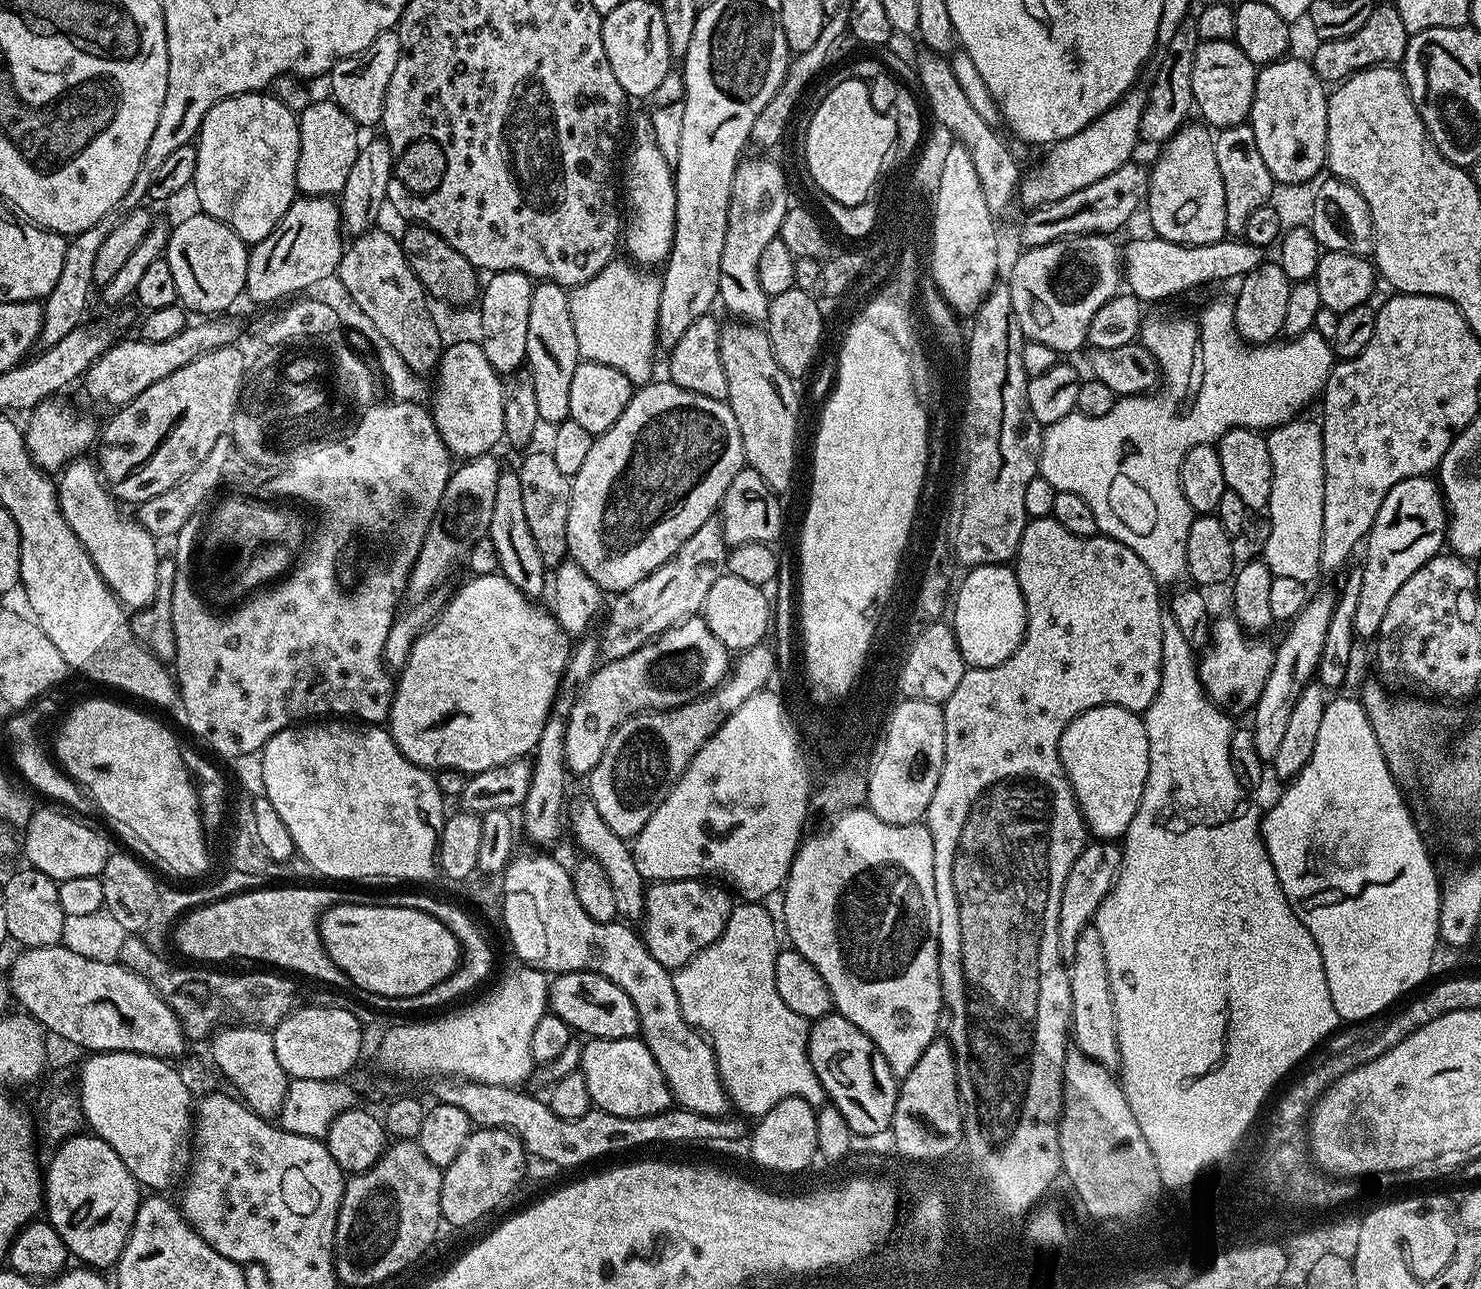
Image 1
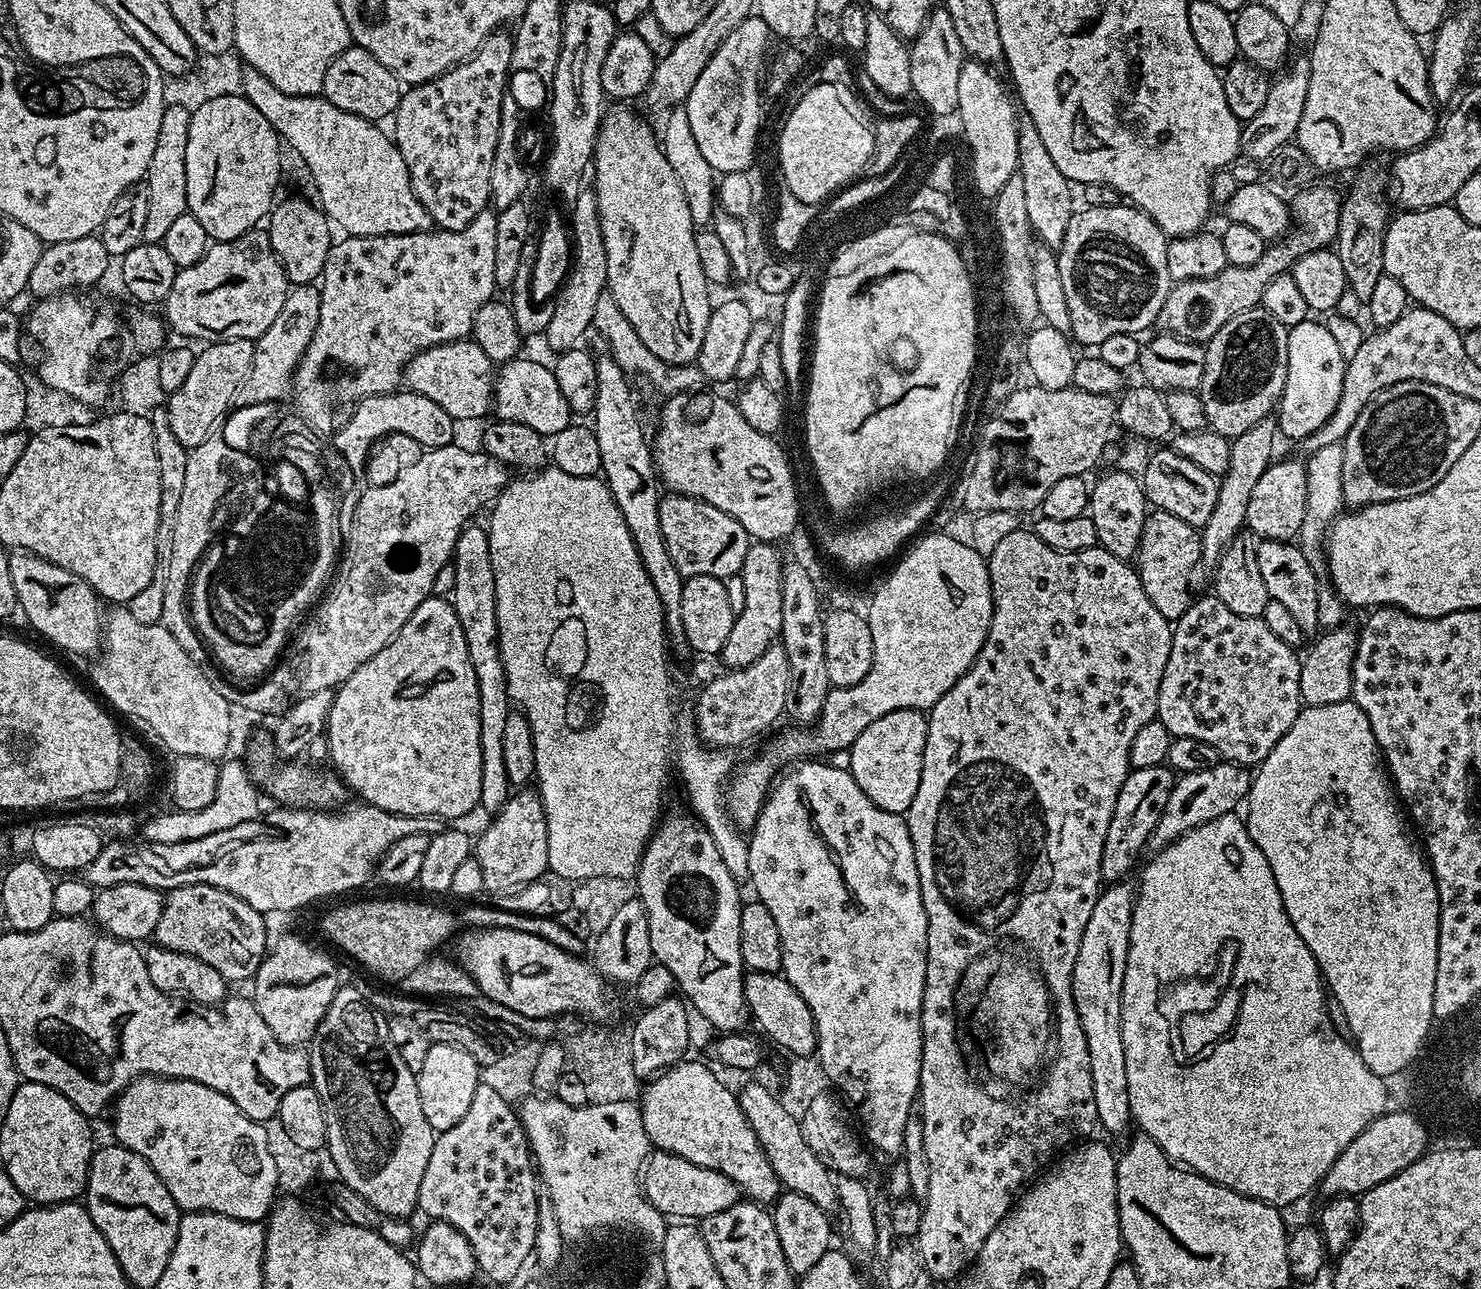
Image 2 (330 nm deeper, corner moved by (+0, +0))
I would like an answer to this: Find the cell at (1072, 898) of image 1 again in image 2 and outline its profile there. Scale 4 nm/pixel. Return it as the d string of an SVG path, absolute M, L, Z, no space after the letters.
M1167 765L1158 767L1140 767L1131 769L1119 791L1114 813L1110 818L1110 827L1106 832L1106 841L1102 848L1102 866L1100 877L1105 883L1123 881L1134 866L1142 850L1145 851L1150 834L1165 809L1169 790L1176 781L1175 773Z

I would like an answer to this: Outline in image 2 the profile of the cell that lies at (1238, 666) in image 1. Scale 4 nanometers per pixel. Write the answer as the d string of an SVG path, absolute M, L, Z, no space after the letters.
M1208 594L1201 600L1200 597L1193 599L1186 614L1182 614L1182 618L1178 618L1172 624L1170 658L1166 658L1166 670L1162 674L1162 686L1158 690L1157 717L1164 723L1172 737L1198 738L1200 741L1208 743L1209 746L1214 746L1214 750L1218 750L1218 754L1225 761L1245 766L1258 766L1267 758L1270 750L1274 750L1274 746L1278 746L1282 734L1286 734L1286 730L1290 730L1290 726L1294 726L1294 718L1298 718L1298 714L1302 711L1300 662L1301 657L1298 655L1297 649L1286 646L1286 642L1282 642L1282 638L1277 638L1261 617L1234 614L1234 610L1229 610L1215 594Z

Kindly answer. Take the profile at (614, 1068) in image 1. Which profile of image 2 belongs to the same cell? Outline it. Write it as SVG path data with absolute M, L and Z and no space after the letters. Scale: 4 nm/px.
M685 1058L643 1085L638 1103L649 1145L661 1152L678 1154L703 1168L718 1170L736 1183L749 1201L771 1205L782 1192L774 1166L770 1166L754 1130L750 1130L750 1122L746 1122L739 1095L731 1092L704 1064Z

